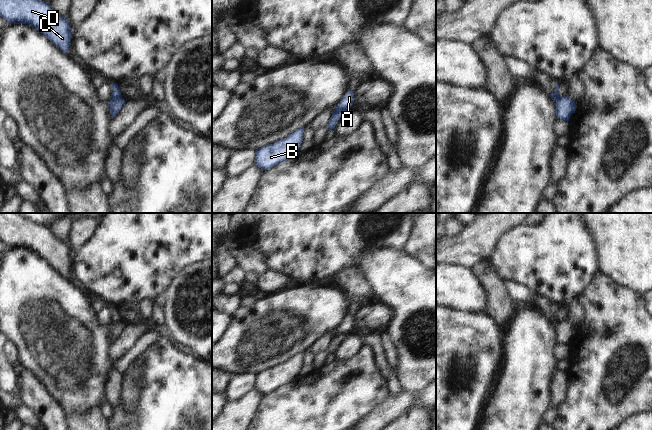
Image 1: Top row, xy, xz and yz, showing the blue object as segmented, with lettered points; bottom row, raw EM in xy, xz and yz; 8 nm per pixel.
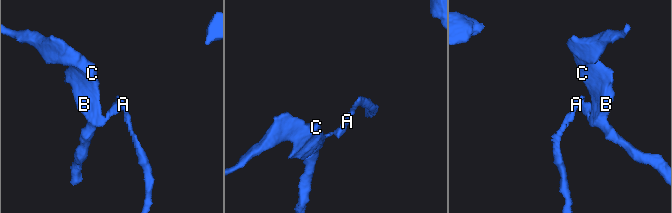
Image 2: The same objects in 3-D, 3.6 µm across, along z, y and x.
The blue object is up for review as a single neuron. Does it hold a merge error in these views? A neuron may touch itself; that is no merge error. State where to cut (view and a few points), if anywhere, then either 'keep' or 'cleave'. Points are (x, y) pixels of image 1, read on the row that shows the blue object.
cut in xz along (348, 108), (335, 110); cleave

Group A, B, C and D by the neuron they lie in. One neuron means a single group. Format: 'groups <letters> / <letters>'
groups A / B C D

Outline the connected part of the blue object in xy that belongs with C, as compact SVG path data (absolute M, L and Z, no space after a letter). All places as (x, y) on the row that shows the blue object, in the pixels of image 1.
M0 0L0 16L12 24L32 26L64 54L68 54L72 29L67 18L55 14L49 3L39 0Z

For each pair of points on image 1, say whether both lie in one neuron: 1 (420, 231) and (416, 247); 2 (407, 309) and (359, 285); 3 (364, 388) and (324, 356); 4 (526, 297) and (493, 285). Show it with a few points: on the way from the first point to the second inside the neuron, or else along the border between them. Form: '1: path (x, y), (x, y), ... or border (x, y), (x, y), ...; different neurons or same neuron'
1: path (420, 235), (420, 243); same neuron
2: border (360, 270), (370, 287), (371, 298); different neurons
3: border (331, 357), (315, 369); different neurons
4: border (503, 281), (510, 298), (514, 302); different neurons

